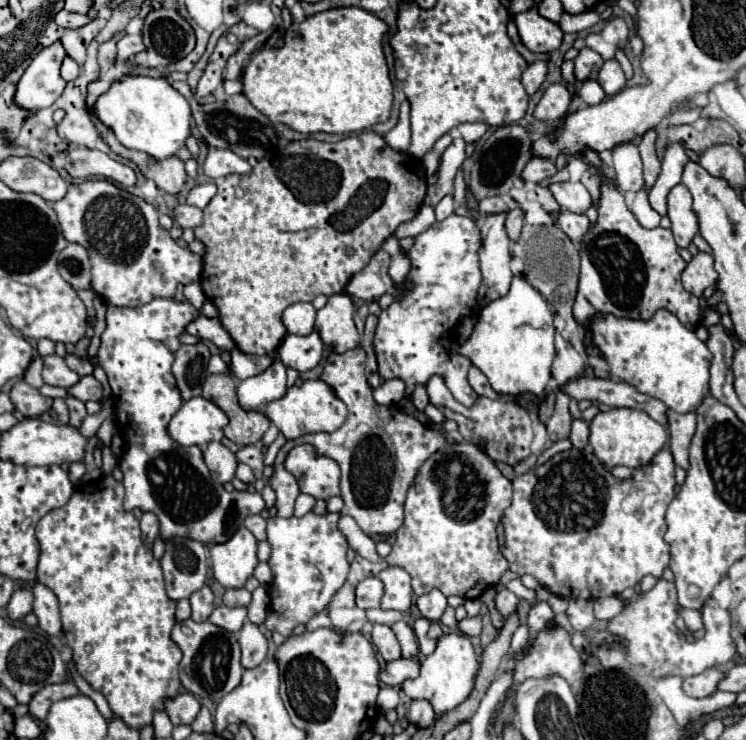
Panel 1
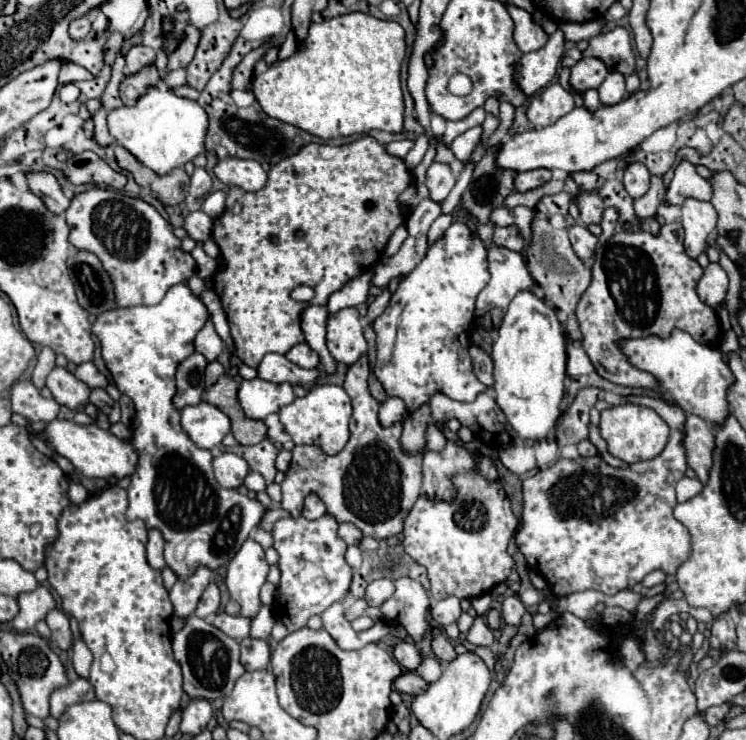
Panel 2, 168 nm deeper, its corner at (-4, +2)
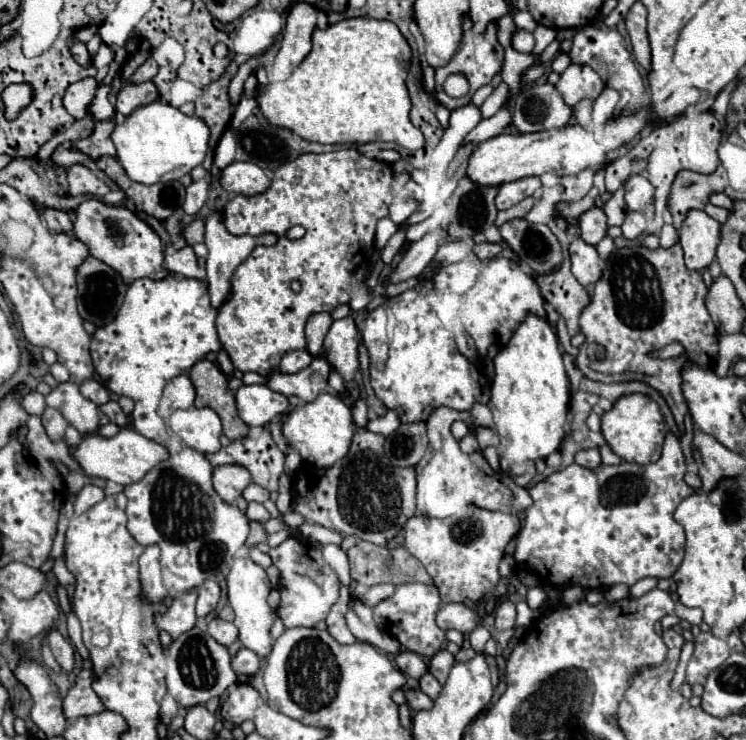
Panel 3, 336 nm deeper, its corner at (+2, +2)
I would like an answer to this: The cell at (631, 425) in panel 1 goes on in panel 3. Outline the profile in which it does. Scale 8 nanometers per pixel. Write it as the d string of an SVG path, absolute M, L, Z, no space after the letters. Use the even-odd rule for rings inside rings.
M631 393L623 395L603 417L601 417L601 431L607 441L607 445L623 459L623 461L633 461L639 465L647 465L657 461L661 457L663 441L667 435L667 427L663 421L663 413L659 405L643 393Z

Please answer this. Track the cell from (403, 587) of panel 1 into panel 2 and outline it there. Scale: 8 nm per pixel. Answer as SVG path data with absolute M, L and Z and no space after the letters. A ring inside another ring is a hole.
M401 577L395 581L395 593L391 599L381 605L381 613L387 623L403 625L407 633L419 641L429 631L429 605L429 593L421 587L421 583L411 577Z

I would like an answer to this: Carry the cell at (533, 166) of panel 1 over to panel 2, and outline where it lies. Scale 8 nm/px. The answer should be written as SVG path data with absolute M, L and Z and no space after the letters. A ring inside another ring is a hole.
M533 169L533 171L523 171L515 177L515 189L517 191L529 191L535 187L541 187L551 179L549 169Z

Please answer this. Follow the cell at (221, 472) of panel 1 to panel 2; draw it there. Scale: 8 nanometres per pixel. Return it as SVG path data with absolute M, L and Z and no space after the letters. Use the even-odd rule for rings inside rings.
M221 453L213 459L213 469L215 469L215 479L229 489L237 489L245 475L249 473L247 461L235 453Z

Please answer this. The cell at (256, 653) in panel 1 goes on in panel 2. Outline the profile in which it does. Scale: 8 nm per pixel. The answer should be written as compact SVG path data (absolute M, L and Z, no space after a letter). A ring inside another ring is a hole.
M245 637L241 641L241 663L247 671L265 669L269 665L269 657L271 657L271 651L265 639Z

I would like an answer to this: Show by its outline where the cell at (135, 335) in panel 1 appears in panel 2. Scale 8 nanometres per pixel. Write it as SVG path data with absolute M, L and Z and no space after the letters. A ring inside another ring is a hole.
M179 283L153 307L109 309L93 323L93 335L101 343L103 361L117 389L135 405L131 441L139 453L139 465L127 489L127 519L143 519L147 527L163 533L165 561L179 579L189 577L197 565L225 567L263 517L259 499L241 495L237 489L223 489L215 481L211 451L195 447L181 429L179 409L173 405L177 365L195 351L193 339L207 319L209 313L201 299Z

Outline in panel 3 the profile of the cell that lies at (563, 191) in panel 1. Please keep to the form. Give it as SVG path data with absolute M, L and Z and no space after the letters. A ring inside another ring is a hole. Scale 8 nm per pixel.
M593 207L585 211L579 219L579 229L581 229L581 239L587 245L597 245L603 237L607 237L607 217L601 207Z

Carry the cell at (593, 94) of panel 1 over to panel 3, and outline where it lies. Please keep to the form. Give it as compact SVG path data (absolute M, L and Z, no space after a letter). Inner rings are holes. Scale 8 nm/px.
M583 99L583 101L579 101L579 103L573 107L575 119L577 119L577 123L579 123L583 129L587 129L587 127L591 125L591 107L593 107L593 103L591 103L589 99Z

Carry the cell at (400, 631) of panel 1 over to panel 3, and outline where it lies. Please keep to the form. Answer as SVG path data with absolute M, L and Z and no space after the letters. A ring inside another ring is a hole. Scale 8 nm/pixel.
M425 673L425 675L419 679L419 685L421 685L421 691L427 693L433 701L437 699L437 693L441 693L441 685L439 685L439 681L437 681L431 673Z

